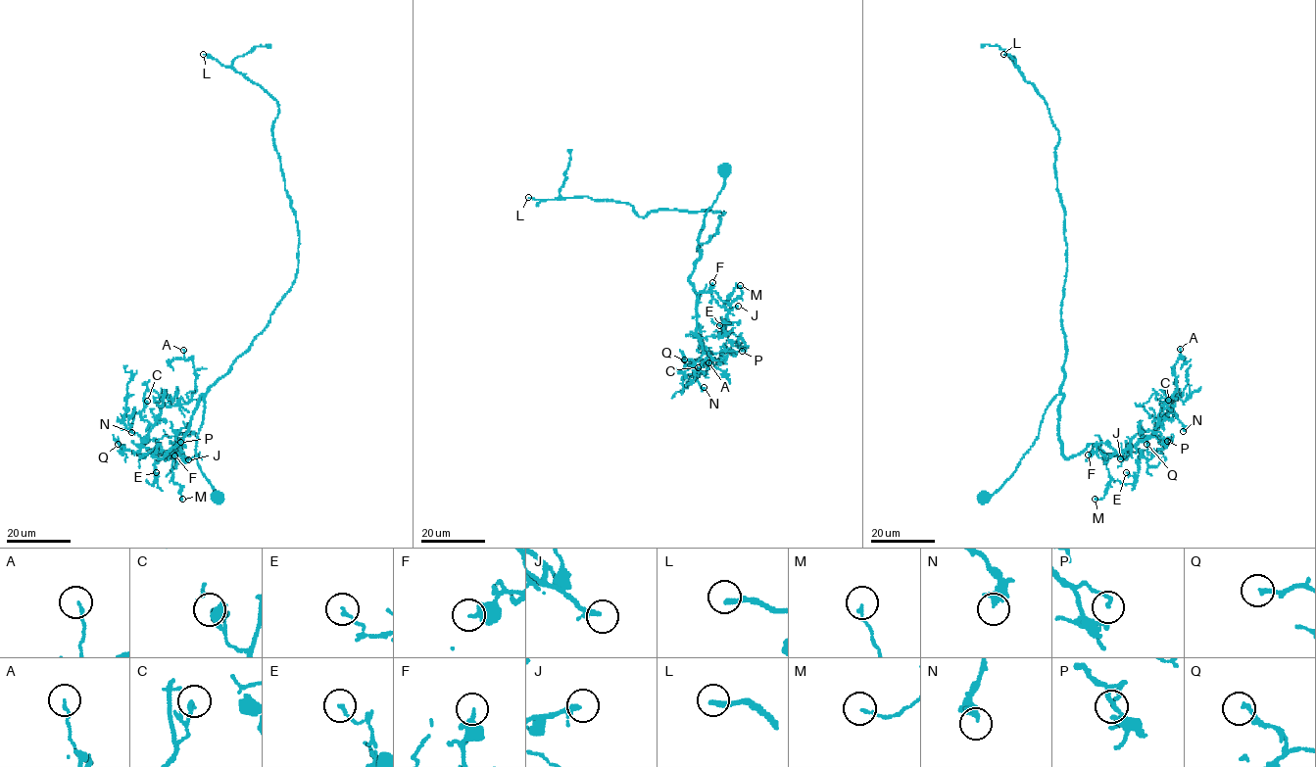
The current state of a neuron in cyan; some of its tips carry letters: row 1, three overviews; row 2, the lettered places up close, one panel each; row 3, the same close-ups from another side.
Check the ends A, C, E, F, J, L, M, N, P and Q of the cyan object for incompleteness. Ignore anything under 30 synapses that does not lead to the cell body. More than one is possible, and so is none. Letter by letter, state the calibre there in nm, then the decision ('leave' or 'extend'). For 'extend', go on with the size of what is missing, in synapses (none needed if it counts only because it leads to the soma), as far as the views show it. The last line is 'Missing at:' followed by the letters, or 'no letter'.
A: 130 nm | leave
C: 160 nm | leave
E: 140 nm | leave
F: 380 nm | leave
J: 240 nm | leave
L: 240 nm | extend | 70 syn
M: 130 nm | leave
N: 320 nm | leave
P: 130 nm | leave
Q: 180 nm | extend | 40 syn
Missing at: L, Q

